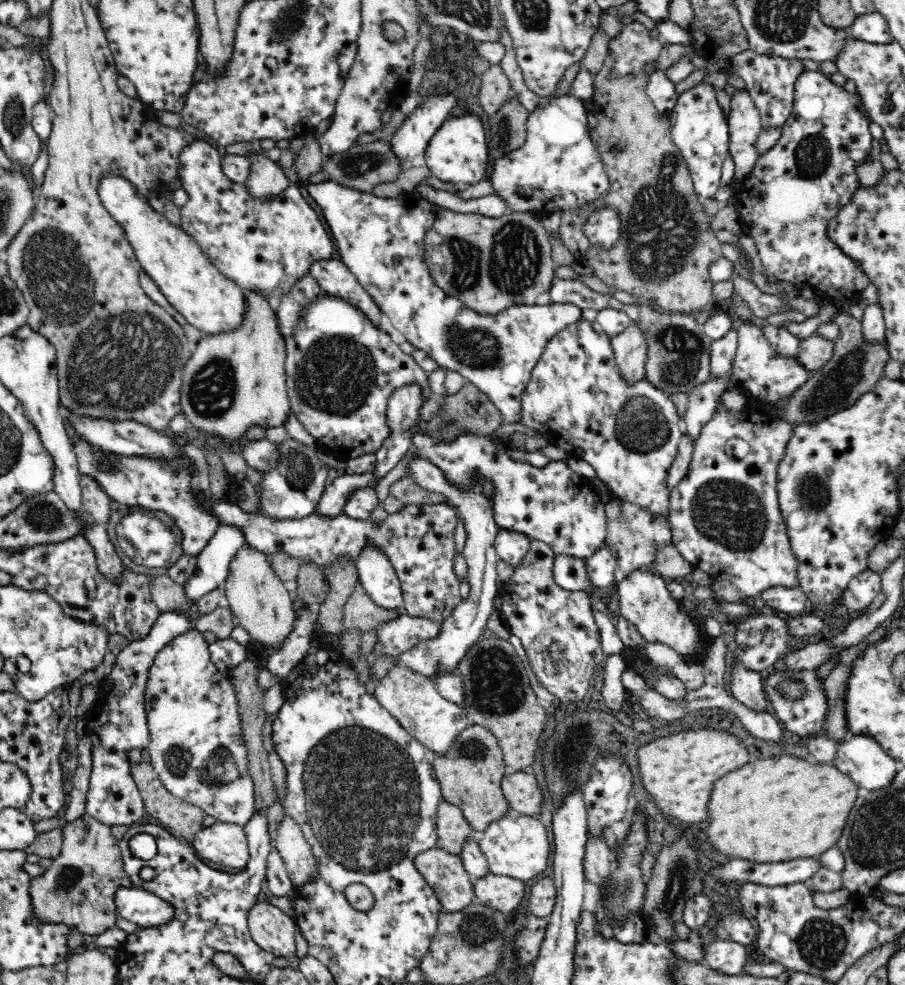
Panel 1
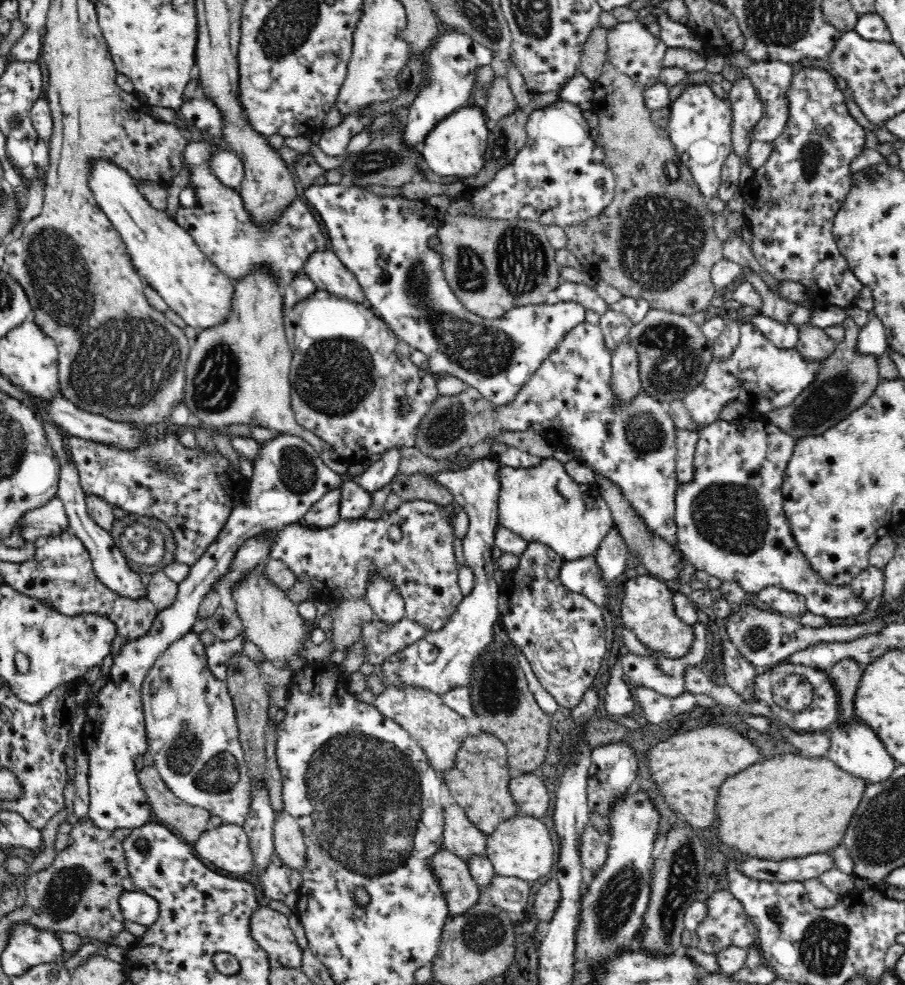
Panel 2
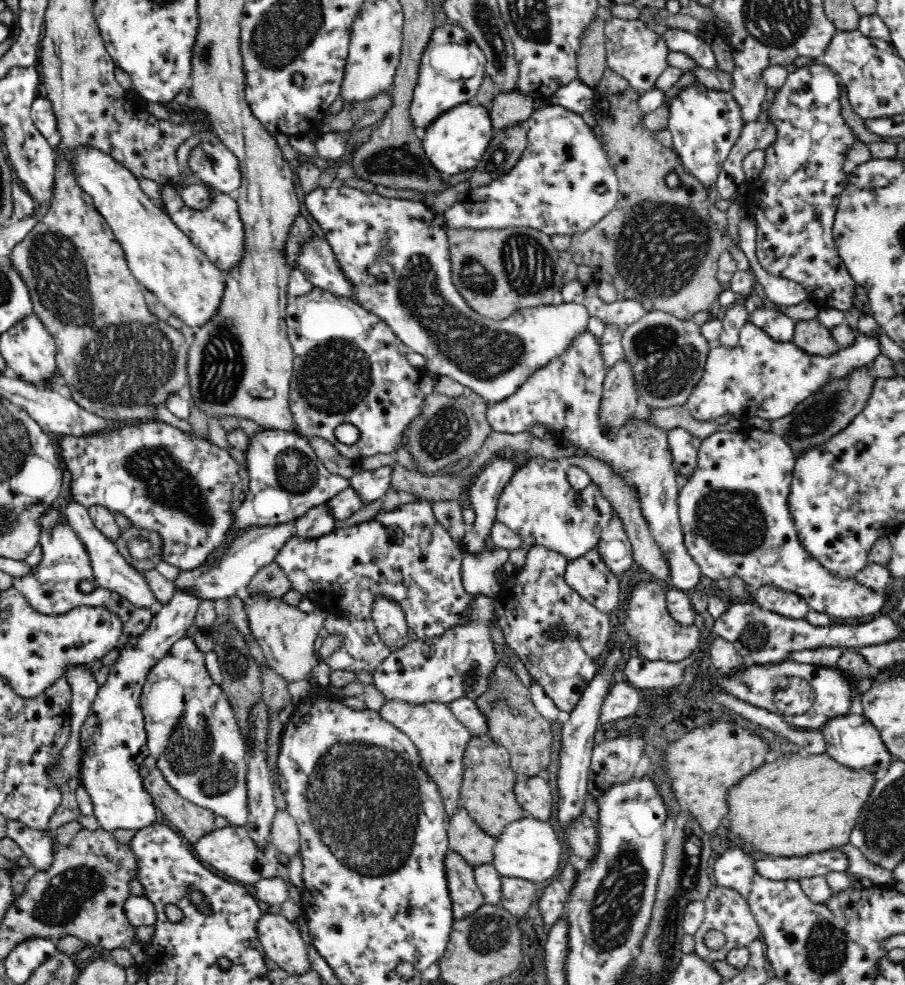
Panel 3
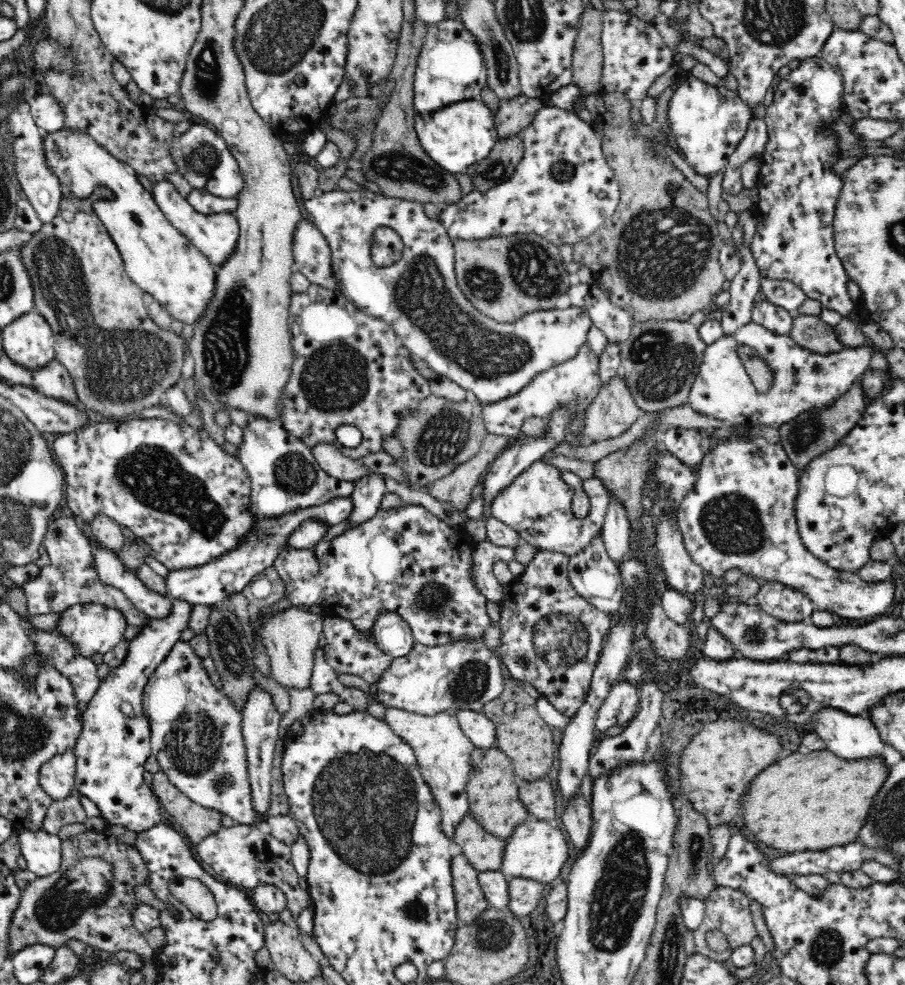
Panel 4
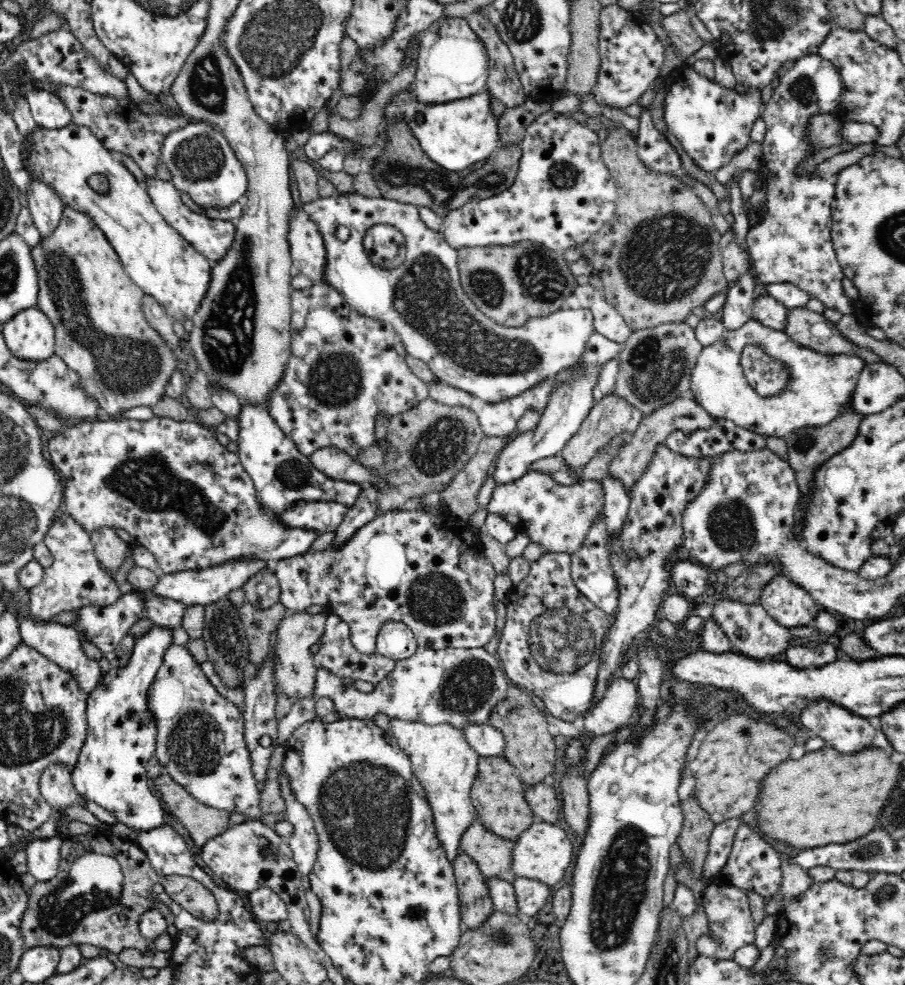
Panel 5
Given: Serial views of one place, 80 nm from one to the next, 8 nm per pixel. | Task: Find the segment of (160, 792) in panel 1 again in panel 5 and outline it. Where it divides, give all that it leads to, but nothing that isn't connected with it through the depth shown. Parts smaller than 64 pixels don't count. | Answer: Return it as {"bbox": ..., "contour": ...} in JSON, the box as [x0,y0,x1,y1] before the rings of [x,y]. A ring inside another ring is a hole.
{"bbox":[155,772,232,849],"contour":[[[163,772],[155,780],[155,784],[162,793],[162,799],[168,805],[170,814],[174,819],[180,820],[188,830],[190,838],[200,849],[208,840],[220,836],[232,827],[230,811],[214,809],[198,803],[168,774]]]}

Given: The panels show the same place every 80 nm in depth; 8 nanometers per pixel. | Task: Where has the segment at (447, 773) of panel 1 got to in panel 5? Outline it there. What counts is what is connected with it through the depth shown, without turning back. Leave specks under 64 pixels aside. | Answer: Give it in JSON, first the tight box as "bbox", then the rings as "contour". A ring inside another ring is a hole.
{"bbox":[470,757,534,842],"contour":[[[479,757],[478,776],[470,797],[477,811],[478,821],[498,837],[518,842],[533,823],[534,812],[526,801],[522,780],[515,767],[502,757]]]}

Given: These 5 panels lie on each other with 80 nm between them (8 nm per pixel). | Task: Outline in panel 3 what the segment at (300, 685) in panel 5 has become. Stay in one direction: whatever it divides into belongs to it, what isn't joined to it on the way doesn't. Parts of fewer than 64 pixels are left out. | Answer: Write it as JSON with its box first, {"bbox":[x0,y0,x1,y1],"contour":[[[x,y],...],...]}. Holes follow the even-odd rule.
{"bbox":[247,595,328,684],"contour":[[[255,595],[248,604],[247,617],[250,630],[256,642],[263,650],[263,656],[267,664],[278,673],[288,684],[311,678],[311,670],[316,663],[315,642],[323,634],[323,624],[328,613],[322,608],[316,607],[312,611],[300,610],[297,606],[282,602],[264,595]]]}

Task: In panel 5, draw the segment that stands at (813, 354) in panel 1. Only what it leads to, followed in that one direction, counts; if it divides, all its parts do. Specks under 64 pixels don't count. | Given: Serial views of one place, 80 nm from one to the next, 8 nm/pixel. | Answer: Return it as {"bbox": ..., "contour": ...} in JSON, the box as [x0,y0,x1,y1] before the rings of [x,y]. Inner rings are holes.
{"bbox":[784,307,881,364],"contour":[[[806,307],[789,309],[784,332],[799,345],[821,354],[856,356],[865,364],[881,360],[874,352],[846,339],[836,324]]]}

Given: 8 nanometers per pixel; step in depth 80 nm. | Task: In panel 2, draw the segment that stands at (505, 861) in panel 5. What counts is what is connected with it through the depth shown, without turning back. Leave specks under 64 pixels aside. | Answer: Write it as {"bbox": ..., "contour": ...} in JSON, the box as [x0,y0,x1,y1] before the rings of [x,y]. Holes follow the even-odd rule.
{"bbox":[444,803,488,862],"contour":[[[457,803],[444,809],[444,849],[466,862],[473,856],[488,856],[488,836],[468,819]]]}

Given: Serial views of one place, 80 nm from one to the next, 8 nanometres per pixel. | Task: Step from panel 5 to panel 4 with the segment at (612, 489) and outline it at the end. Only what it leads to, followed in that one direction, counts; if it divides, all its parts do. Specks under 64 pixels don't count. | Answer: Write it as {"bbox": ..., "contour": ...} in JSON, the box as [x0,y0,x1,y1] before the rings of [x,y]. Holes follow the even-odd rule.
{"bbox":[601,492,631,563],"contour":[[[611,492],[607,507],[601,537],[608,556],[616,563],[628,555],[628,534],[631,522],[623,502]]]}

